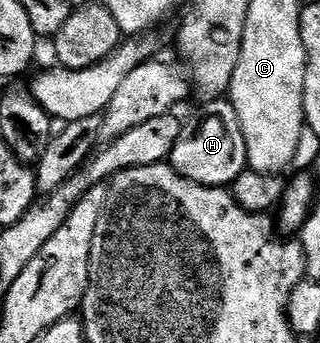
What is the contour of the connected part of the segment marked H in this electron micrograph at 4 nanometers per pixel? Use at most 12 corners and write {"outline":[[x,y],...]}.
{"outline":[[228,99],[181,129],[168,163],[224,188],[246,172],[247,142]]}

